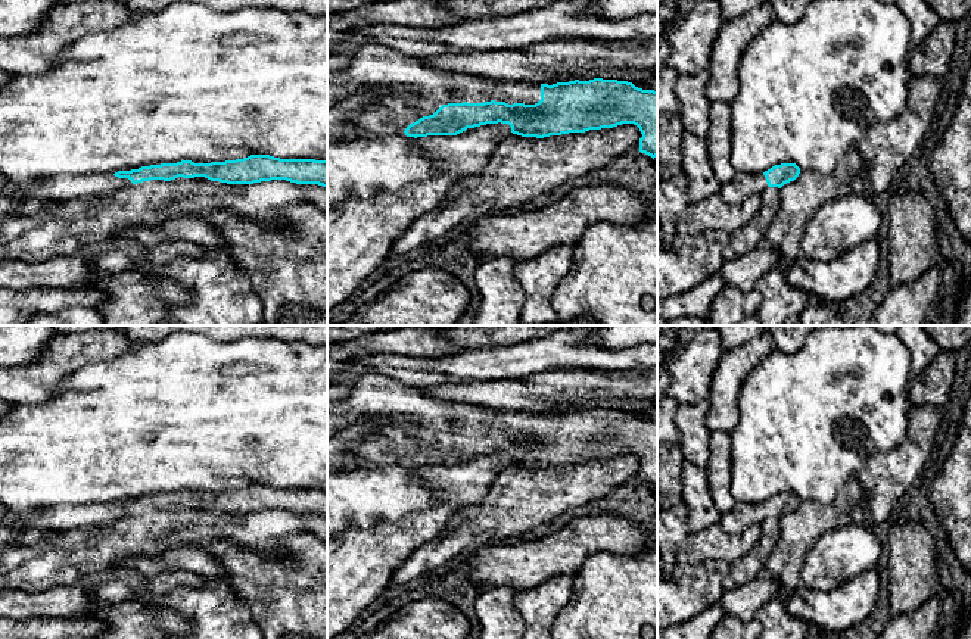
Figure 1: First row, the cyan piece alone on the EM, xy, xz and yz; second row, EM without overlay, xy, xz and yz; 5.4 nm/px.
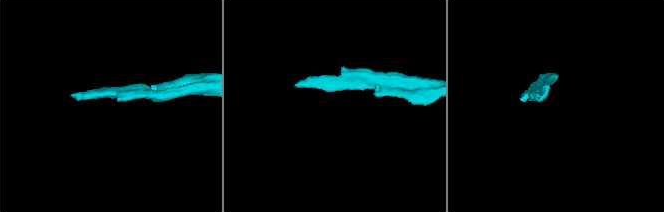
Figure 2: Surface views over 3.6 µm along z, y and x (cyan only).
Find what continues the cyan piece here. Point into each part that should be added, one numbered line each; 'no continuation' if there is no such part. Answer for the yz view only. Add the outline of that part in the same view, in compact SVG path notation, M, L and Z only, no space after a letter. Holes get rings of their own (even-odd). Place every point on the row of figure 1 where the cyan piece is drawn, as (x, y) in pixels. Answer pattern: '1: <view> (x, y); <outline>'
1: yz (741, 186); M737 172L735 177L721 184L719 194L729 205L738 203L749 196L760 194L768 187L763 174L751 175L744 172Z

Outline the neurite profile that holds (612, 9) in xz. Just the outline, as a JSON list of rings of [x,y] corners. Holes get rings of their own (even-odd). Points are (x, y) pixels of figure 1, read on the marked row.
[[[595,0],[591,10],[607,19],[620,19],[638,13],[657,13],[657,0]]]

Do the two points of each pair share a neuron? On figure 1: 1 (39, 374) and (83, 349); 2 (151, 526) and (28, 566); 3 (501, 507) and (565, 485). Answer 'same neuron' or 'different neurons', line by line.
1: same neuron
2: same neuron
3: same neuron

